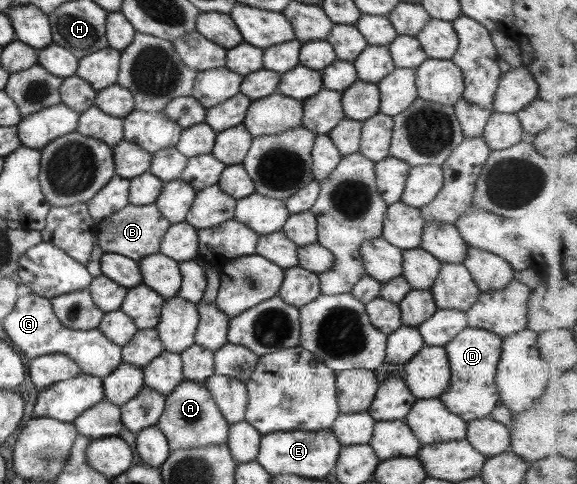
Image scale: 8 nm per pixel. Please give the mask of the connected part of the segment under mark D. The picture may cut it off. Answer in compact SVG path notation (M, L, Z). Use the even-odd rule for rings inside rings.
M468 326L443 346L449 363L450 383L439 399L450 413L465 423L472 419L488 417L498 403L494 378L501 346L502 340L496 334Z

